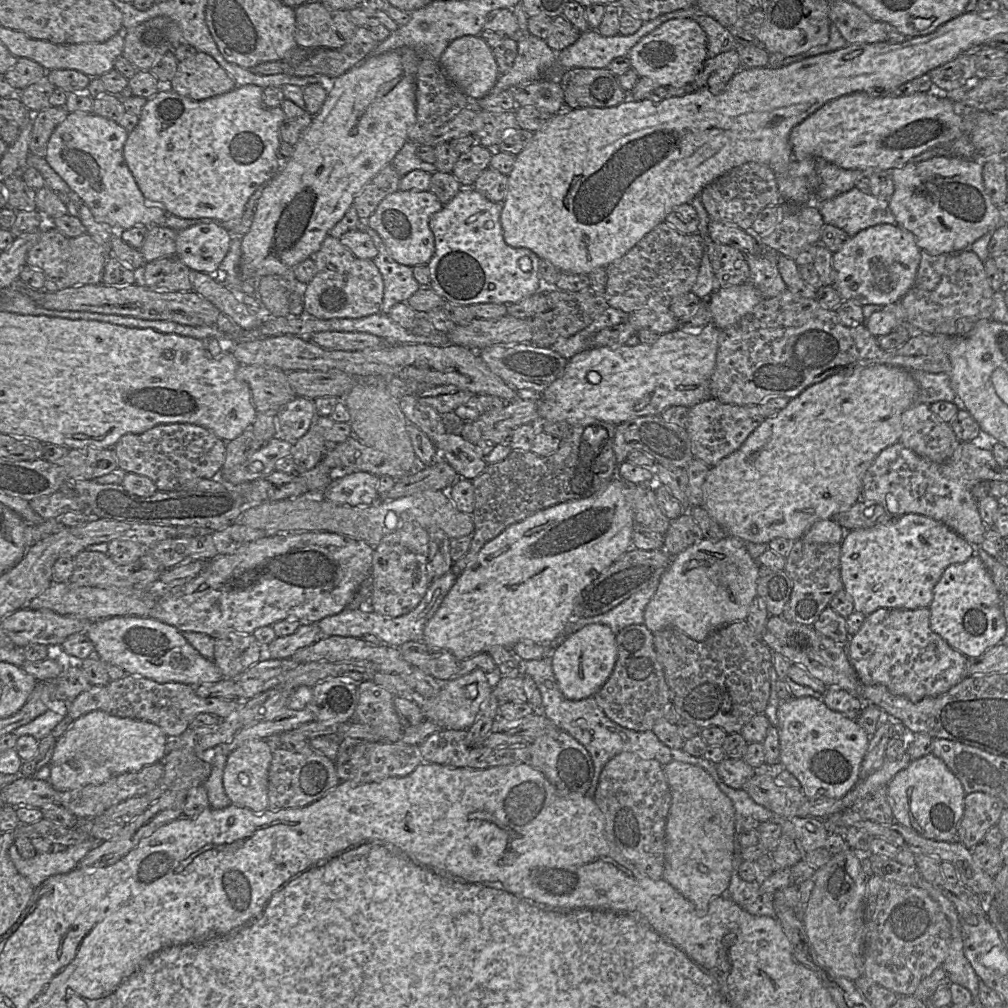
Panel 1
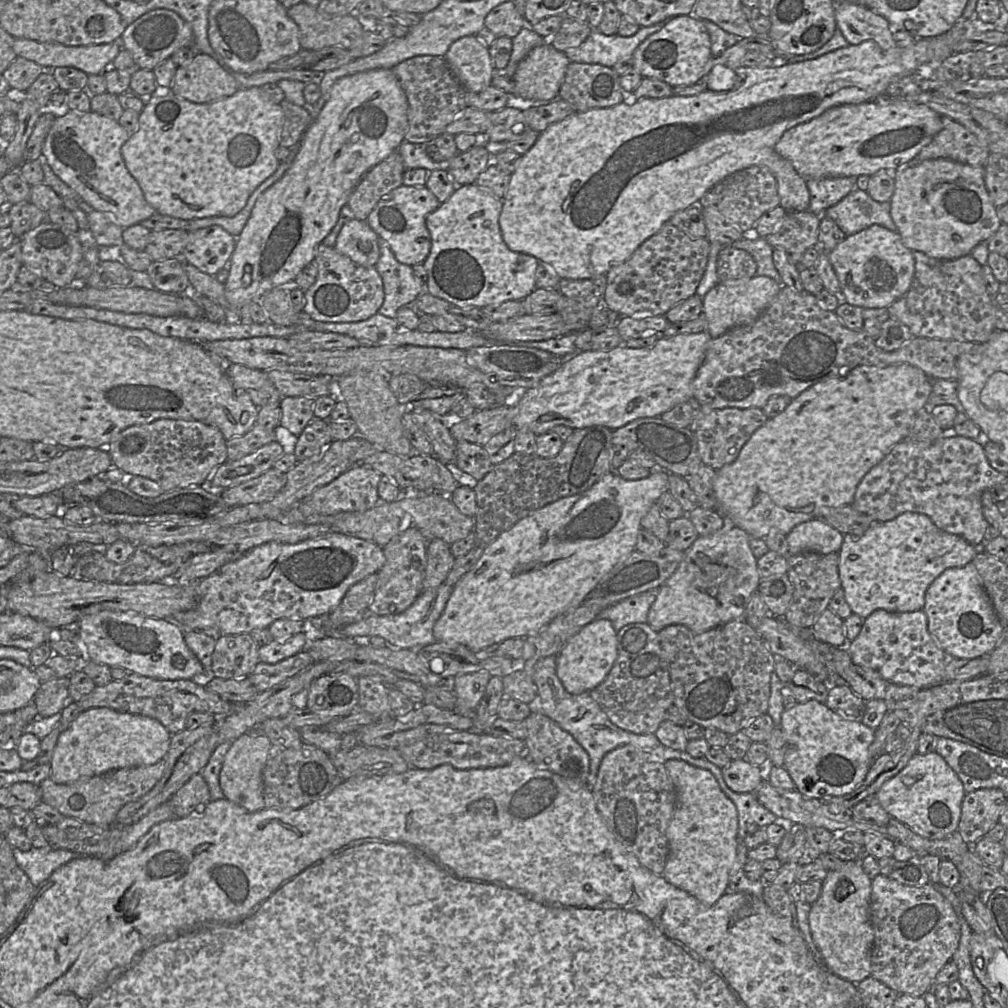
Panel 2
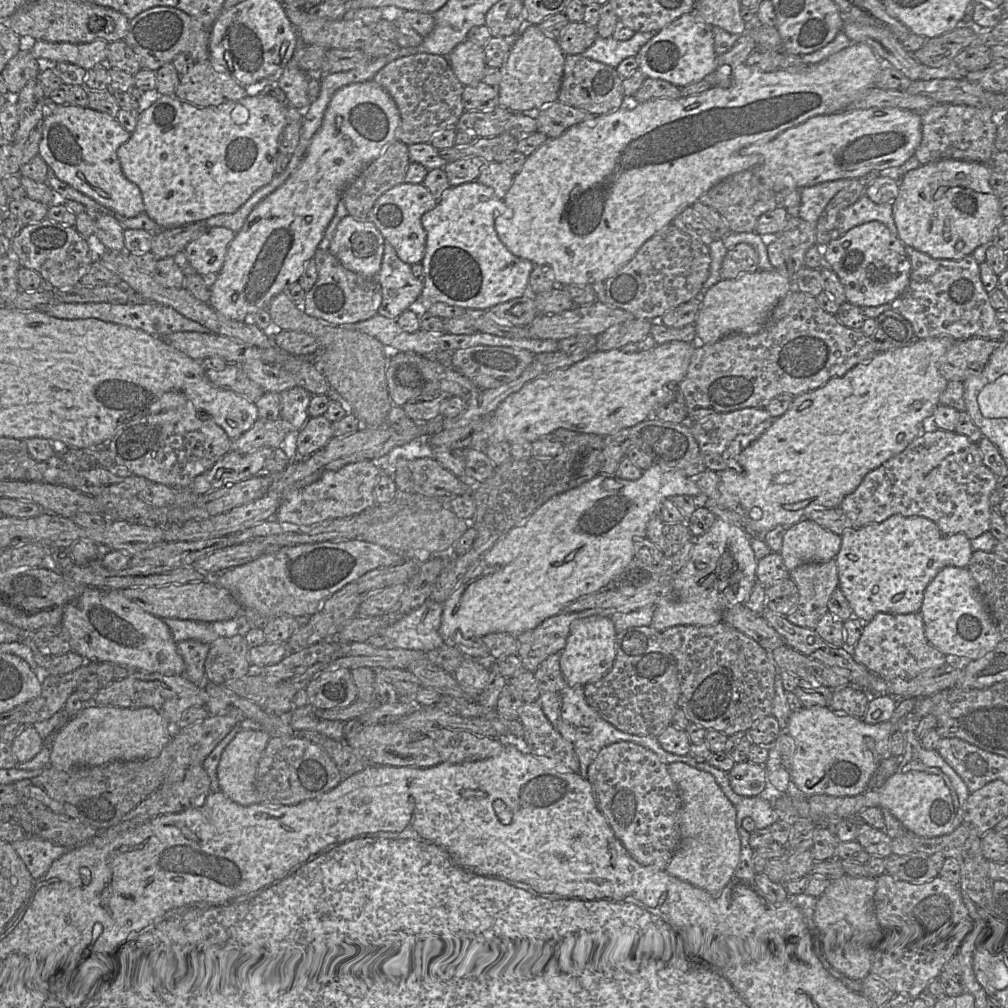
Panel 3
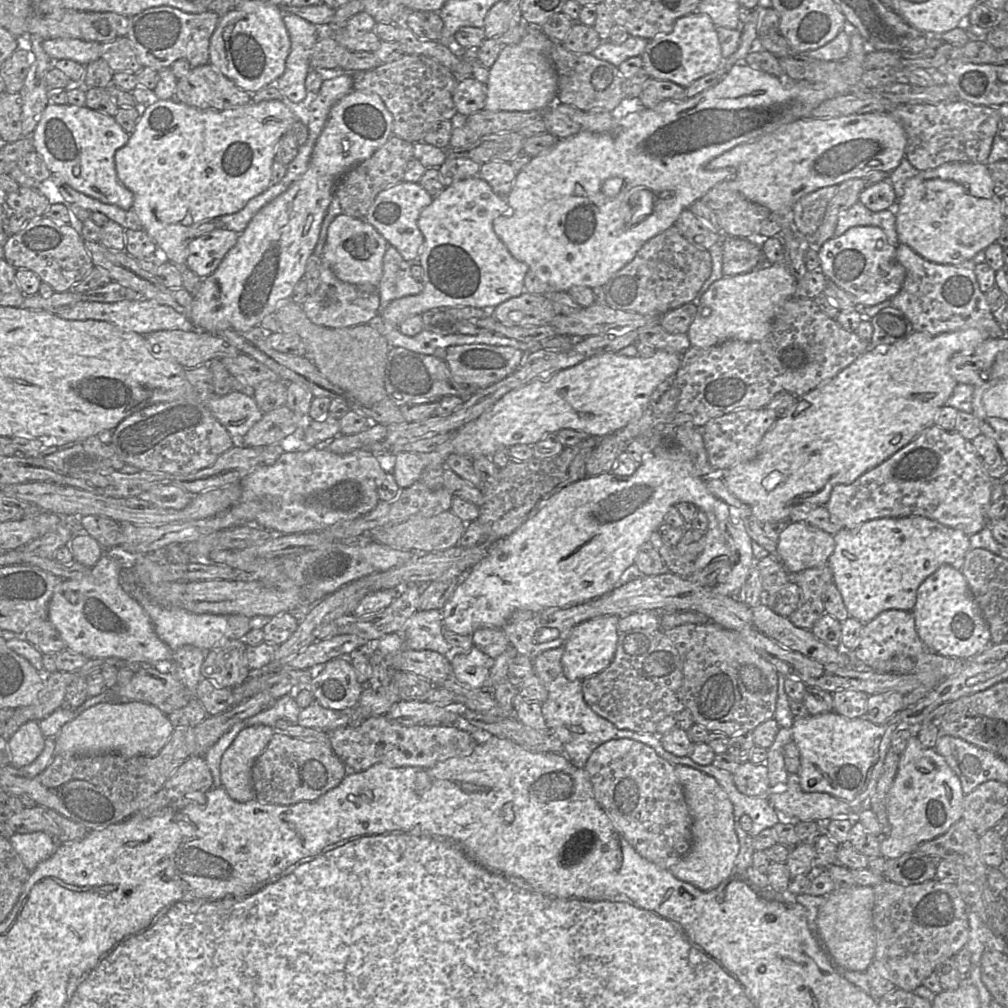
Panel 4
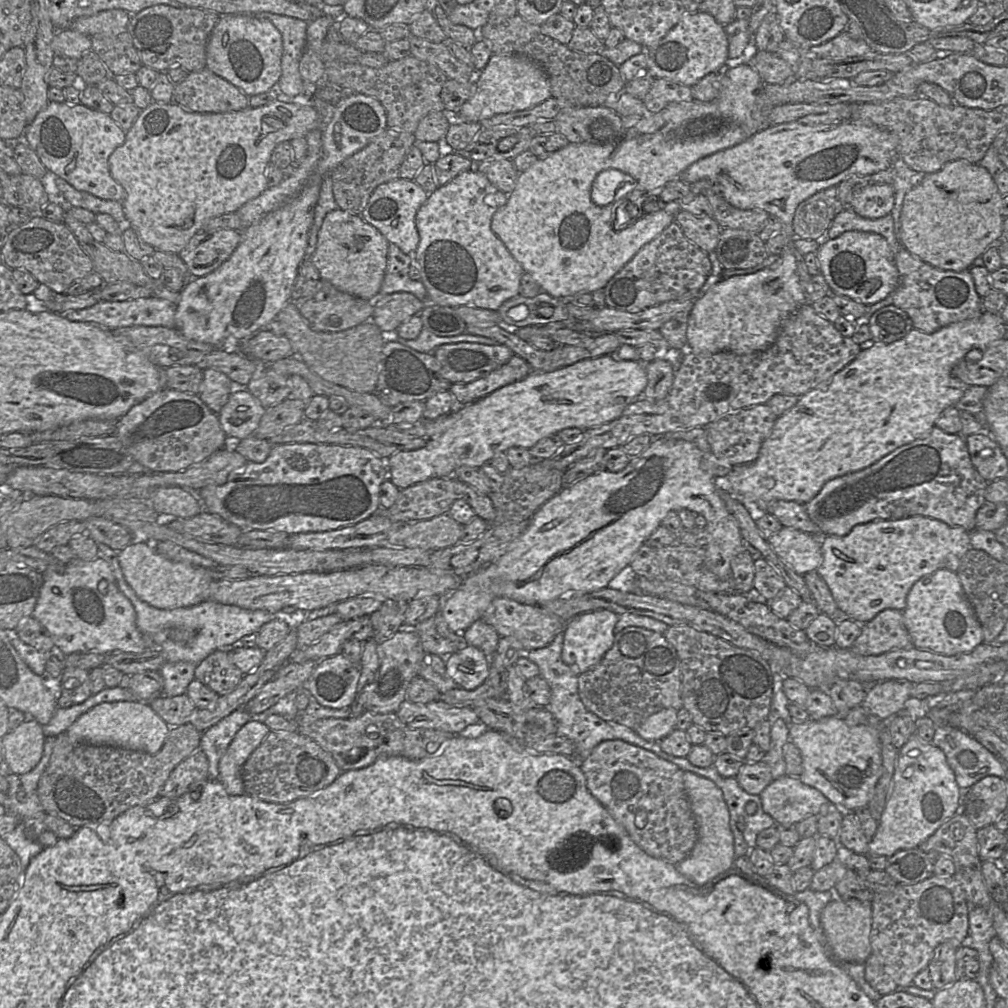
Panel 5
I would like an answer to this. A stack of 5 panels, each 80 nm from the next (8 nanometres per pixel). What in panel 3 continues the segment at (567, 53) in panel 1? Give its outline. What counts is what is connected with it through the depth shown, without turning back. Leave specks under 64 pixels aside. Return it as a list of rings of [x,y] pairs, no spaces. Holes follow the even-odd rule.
[[[635,32],[626,41],[597,37],[594,43],[586,49],[582,56],[601,62],[616,68],[620,62],[628,57],[635,57],[642,46],[644,46],[657,32]]]

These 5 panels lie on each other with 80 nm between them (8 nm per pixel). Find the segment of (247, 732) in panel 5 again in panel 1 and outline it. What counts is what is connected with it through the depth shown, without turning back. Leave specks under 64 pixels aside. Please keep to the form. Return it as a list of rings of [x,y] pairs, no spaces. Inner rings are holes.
[[[250,739],[229,753],[223,771],[223,788],[233,805],[254,813],[268,809],[268,777],[273,749],[267,740]]]

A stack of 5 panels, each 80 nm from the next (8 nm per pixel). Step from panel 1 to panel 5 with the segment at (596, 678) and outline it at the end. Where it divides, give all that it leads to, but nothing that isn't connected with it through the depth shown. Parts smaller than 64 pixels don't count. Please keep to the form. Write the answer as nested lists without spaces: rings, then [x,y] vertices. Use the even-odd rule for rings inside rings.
[[[597,610],[570,619],[563,634],[562,660],[579,675],[596,666],[612,647],[617,613]]]

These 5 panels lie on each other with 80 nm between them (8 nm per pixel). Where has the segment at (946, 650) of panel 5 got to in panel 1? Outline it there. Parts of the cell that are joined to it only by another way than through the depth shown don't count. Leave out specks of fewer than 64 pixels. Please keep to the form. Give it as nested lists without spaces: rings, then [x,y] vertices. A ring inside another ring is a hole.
[[[978,554],[963,563],[946,567],[933,590],[929,605],[930,629],[947,644],[965,655],[978,657],[989,648],[1000,644],[1006,633],[1001,596]]]

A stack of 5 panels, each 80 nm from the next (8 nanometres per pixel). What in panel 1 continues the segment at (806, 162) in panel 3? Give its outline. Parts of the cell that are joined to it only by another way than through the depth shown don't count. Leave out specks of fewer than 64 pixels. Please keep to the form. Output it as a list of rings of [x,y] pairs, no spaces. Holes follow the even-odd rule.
[[[945,91],[922,92],[902,97],[875,97],[857,92],[839,97],[826,103],[791,130],[789,143],[793,160],[822,159],[844,169],[858,169],[863,172],[900,168],[921,153],[948,145],[964,134],[963,120],[955,113],[954,103]]]

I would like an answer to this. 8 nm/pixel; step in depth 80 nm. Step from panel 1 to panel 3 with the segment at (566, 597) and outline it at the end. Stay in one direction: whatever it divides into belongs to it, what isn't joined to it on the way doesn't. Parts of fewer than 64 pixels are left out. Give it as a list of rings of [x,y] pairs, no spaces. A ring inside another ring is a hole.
[[[653,463],[648,469],[643,471],[642,476],[637,480],[621,479],[614,474],[598,474],[576,488],[553,496],[537,508],[525,521],[517,524],[503,535],[479,558],[476,564],[470,568],[460,585],[443,603],[442,619],[439,628],[440,635],[445,642],[446,640],[451,640],[453,636],[481,638],[487,634],[498,632],[517,636],[518,634],[537,627],[545,619],[558,614],[567,605],[579,598],[603,590],[610,581],[615,579],[635,558],[635,543],[646,537],[647,524],[654,514],[660,514],[660,505],[662,501],[676,495],[699,497],[701,496],[701,491],[693,478],[687,477],[685,474],[674,468],[661,467],[659,464]]]

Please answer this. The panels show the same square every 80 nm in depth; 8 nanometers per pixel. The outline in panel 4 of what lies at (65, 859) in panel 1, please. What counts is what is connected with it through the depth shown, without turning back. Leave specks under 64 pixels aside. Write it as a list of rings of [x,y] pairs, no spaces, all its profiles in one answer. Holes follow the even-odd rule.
[[[45,832],[15,833],[8,840],[30,873],[51,857],[59,846],[58,842]]]

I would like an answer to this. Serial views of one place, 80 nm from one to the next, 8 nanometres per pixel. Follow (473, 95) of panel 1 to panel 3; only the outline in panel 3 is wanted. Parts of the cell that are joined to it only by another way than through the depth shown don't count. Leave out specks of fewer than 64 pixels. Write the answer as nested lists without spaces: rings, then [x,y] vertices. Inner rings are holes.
[[[465,39],[447,56],[455,76],[464,86],[482,82],[487,67],[483,48]]]

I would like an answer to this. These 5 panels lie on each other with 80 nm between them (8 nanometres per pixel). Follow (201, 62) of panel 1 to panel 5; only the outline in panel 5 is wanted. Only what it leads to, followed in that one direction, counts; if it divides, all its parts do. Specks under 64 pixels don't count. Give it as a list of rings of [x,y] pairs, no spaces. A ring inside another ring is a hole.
[[[208,68],[189,73],[174,88],[174,102],[197,113],[242,111],[250,107],[249,98]]]

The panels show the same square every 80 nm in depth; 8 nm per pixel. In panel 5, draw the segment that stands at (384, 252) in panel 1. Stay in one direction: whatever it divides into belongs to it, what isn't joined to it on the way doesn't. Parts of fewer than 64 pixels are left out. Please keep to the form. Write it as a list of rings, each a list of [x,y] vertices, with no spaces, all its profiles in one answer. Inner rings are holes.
[[[388,244],[387,266],[379,296],[396,292],[408,292],[420,300],[427,298],[427,290],[424,284],[414,281],[409,277],[409,266],[413,258],[405,254],[395,244]]]

